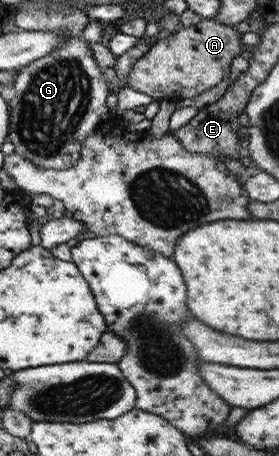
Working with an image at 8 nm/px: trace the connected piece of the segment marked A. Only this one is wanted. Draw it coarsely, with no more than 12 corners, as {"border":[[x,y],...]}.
{"border":[[203,19],[157,40],[126,84],[194,98],[246,55],[233,25]]}

